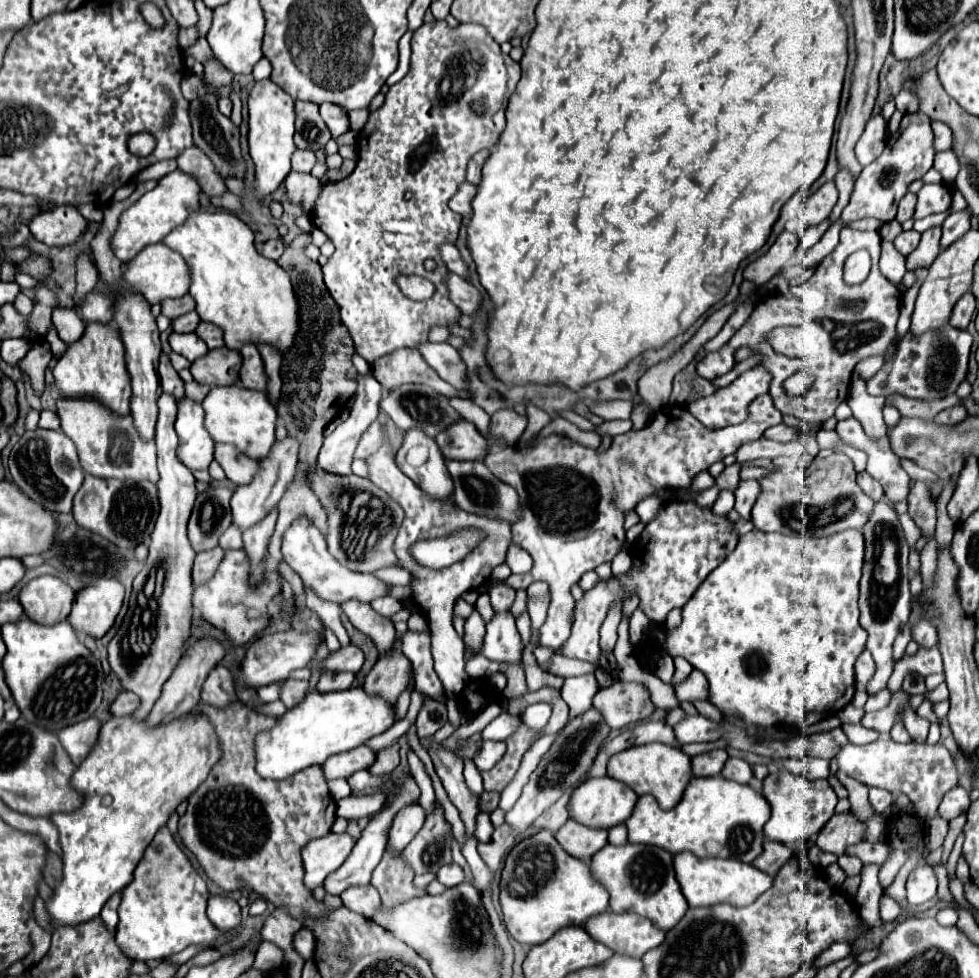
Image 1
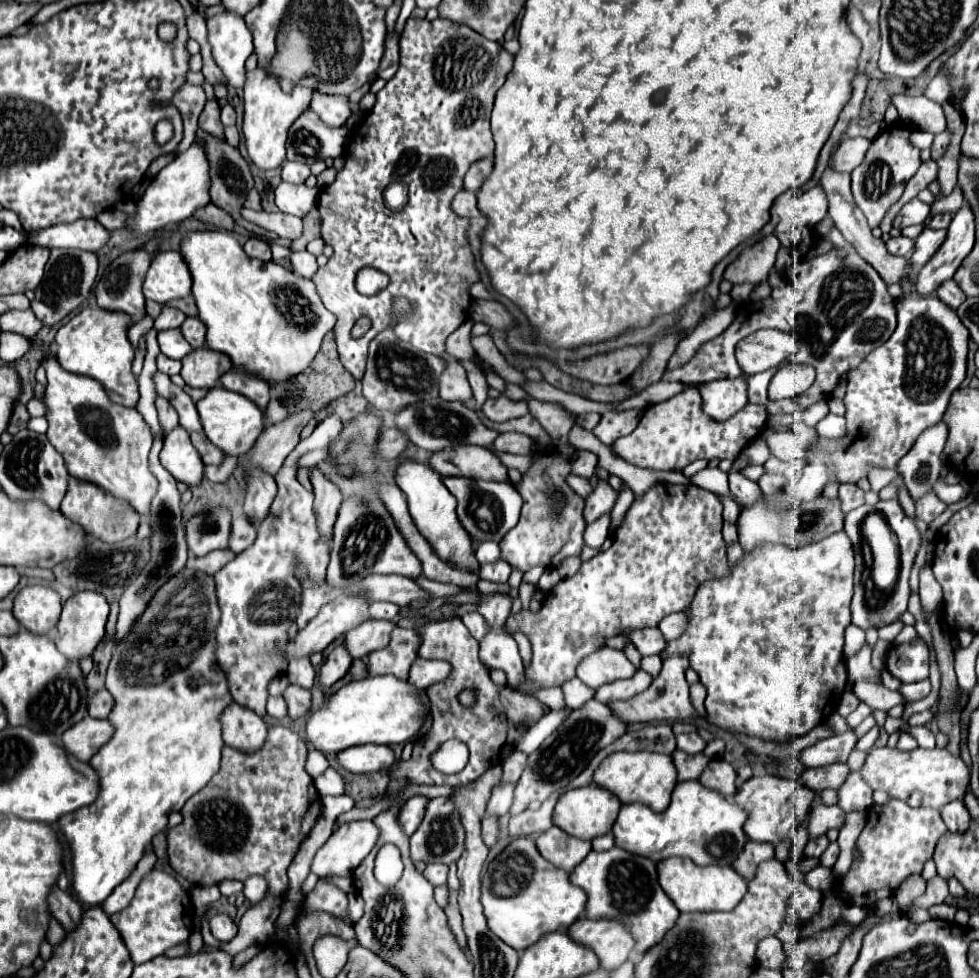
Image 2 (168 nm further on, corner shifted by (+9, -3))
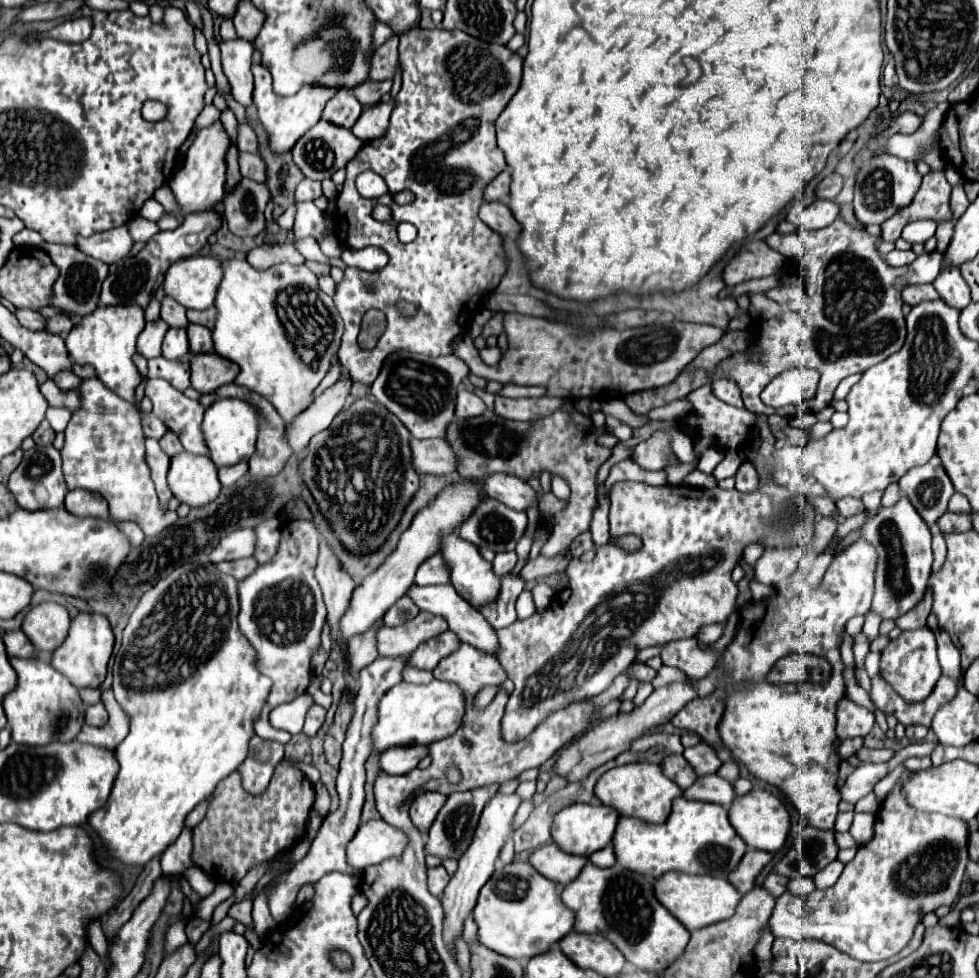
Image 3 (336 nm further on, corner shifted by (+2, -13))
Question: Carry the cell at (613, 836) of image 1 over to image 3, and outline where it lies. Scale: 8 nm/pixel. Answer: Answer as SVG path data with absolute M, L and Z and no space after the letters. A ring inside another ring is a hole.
M607 845L605 849L601 849L601 851L593 853L593 855L589 857L589 861L591 861L593 865L599 865L599 867L611 867L611 865L615 863L615 855L613 855L613 847L611 847L611 845Z

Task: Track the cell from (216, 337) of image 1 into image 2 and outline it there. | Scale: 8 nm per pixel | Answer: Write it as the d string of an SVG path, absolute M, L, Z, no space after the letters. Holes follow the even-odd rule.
M188 317L184 321L184 325L180 327L180 331L186 337L186 341L192 345L192 349L206 347L206 327L204 327L204 323L200 319Z

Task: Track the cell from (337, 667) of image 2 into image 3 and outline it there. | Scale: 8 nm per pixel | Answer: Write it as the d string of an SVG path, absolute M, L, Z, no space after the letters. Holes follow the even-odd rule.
M379 619L379 623L371 627L371 631L359 633L349 639L349 667L353 675L357 675L363 667L367 667L367 663L373 663L373 659L379 655L375 651L375 631L379 631L381 625L383 625L383 619Z

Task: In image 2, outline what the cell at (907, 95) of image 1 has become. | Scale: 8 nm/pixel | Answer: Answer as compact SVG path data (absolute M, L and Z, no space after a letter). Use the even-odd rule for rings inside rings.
M934 77L930 81L930 85L924 89L922 95L928 97L928 99L932 99L932 101L936 101L936 103L944 103L948 99L948 95L950 95L946 79L944 77Z

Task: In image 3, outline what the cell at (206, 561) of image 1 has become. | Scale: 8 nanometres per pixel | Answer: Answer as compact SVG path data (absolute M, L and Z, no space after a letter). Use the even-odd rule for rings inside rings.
M247 557L247 559L237 559L237 561L225 561L225 563L219 563L217 567L219 567L219 571L233 575L237 581L241 581L247 575L253 575L255 569L259 567L259 563L255 563L253 557Z

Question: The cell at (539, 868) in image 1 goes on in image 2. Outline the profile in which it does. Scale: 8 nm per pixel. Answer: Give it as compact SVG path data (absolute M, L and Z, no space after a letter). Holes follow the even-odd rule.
M520 837L488 865L482 877L480 901L490 931L516 951L524 951L544 933L566 933L568 927L584 915L588 897L584 889L570 883L570 873L556 869L540 855L532 837Z

